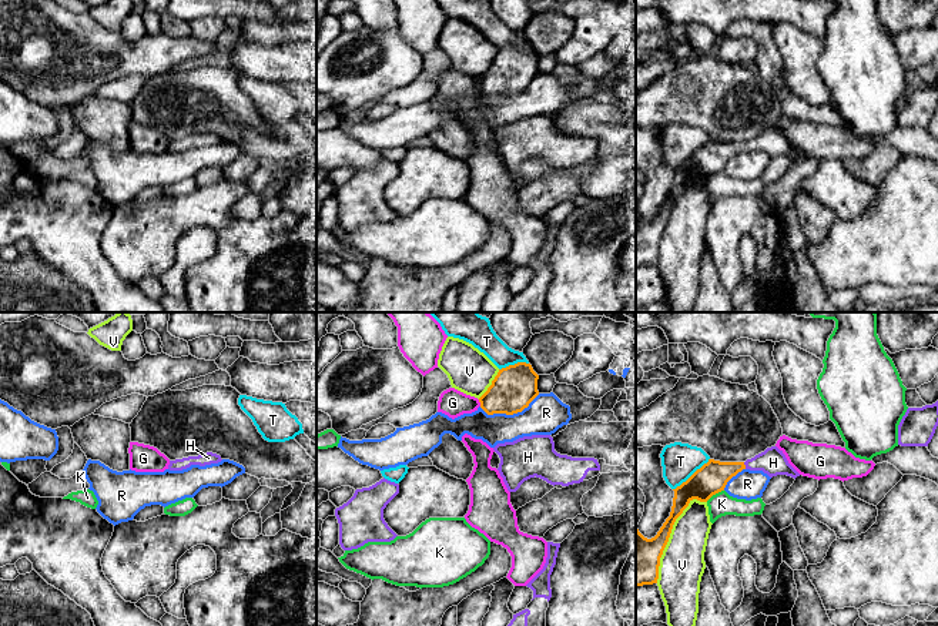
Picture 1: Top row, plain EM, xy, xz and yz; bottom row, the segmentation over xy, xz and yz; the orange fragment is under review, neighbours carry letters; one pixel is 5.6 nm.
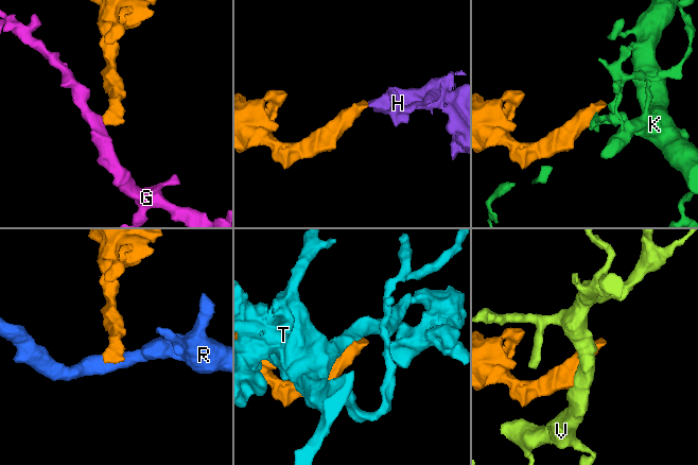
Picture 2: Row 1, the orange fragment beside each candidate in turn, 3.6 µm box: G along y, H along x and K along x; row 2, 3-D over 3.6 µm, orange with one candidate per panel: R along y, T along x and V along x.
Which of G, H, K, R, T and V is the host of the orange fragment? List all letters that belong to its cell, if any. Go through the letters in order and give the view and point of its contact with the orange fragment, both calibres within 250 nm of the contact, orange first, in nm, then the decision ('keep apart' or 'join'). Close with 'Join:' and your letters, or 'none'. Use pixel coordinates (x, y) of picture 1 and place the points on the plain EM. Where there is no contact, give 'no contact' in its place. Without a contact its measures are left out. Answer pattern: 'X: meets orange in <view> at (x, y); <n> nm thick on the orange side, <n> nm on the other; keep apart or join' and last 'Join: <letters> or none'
G: meets orange in xz at (479, 81); 240 nm thick on the orange side, 160 nm on the other; keep apart
H: meets orange in yz at (744, 146); 180 nm thick on the orange side, 150 nm on the other; join
K: meets orange in yz at (714, 174); 180 nm thick on the orange side, 140 nm on the other; keep apart
R: meets orange in xz at (509, 94); 240 nm thick on the orange side, 220 nm on the other; keep apart
T: meets orange in yz at (693, 154); 180 nm thick on the orange side, 200 nm on the other; keep apart
V: meets orange in yz at (669, 216); 260 nm thick on the orange side, 260 nm on the other; keep apart
Join: H

